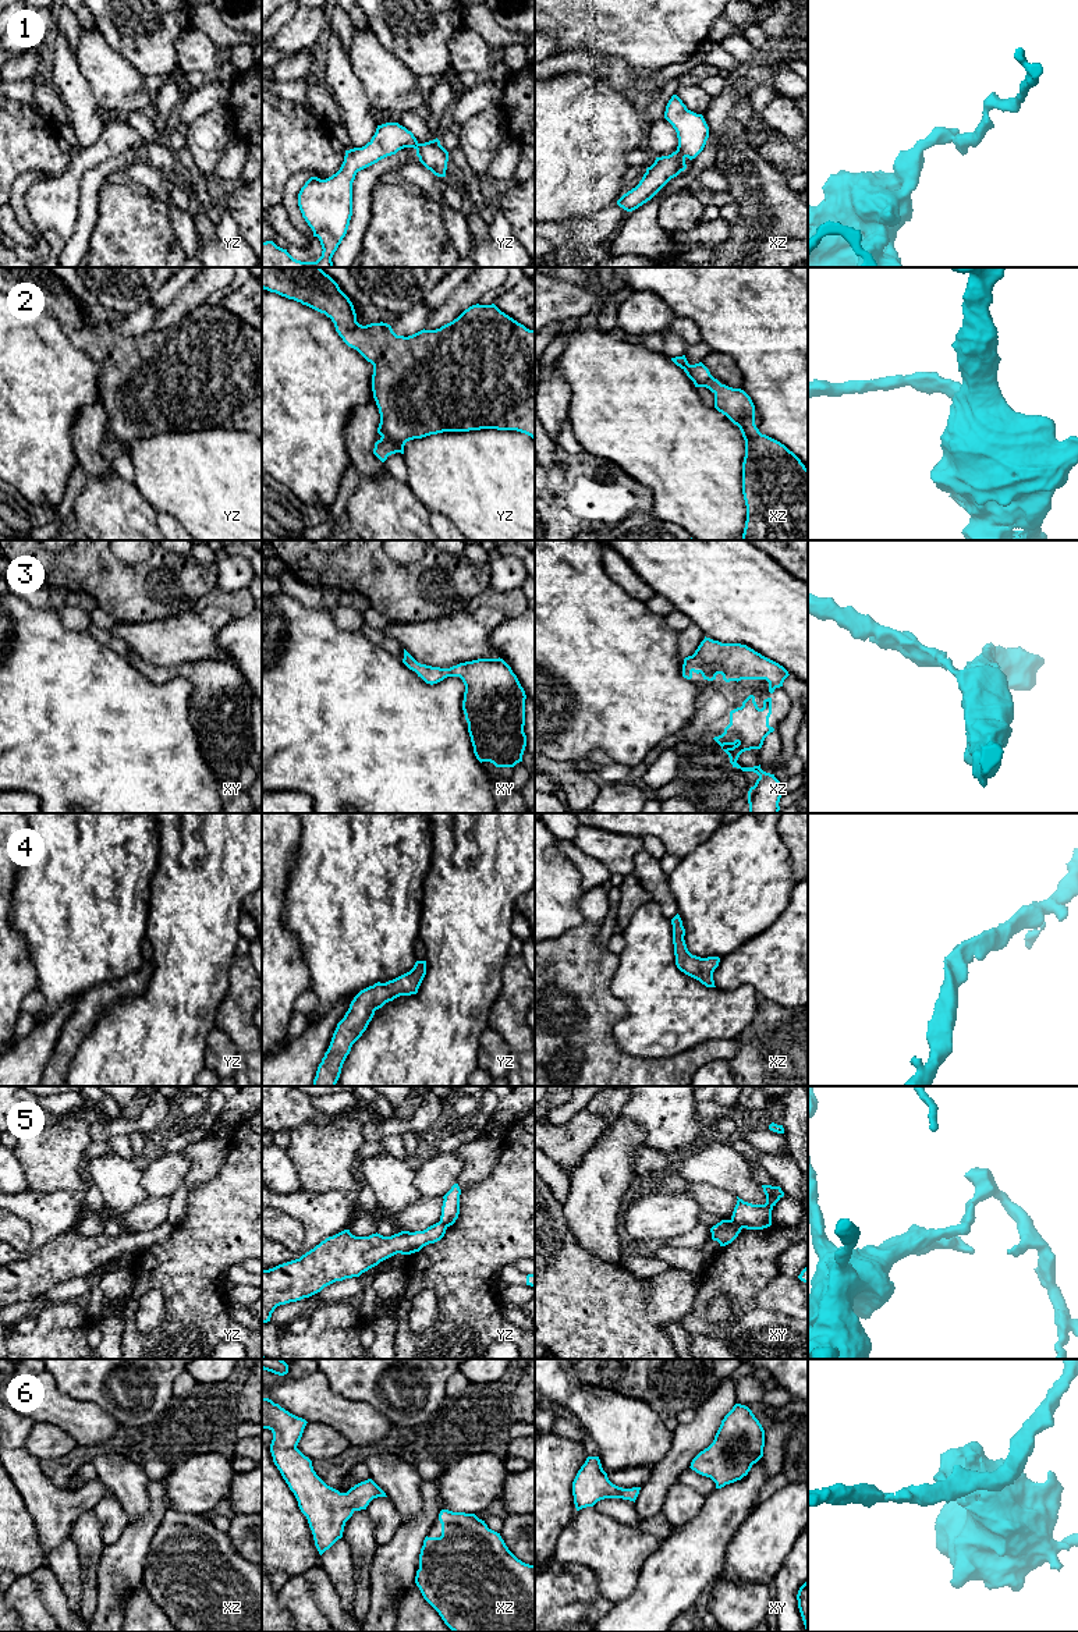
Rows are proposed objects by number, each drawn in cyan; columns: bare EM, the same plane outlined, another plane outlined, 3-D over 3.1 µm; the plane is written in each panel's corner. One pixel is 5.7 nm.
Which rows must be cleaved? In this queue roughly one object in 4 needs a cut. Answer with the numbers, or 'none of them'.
1, 5

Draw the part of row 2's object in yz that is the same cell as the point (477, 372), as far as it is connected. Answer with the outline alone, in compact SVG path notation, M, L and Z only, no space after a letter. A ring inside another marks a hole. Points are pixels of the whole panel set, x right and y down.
M262 267L262 288L325 313L343 341L373 365L372 391L380 414L377 433L382 436L375 443L373 454L382 462L391 454L404 454L407 441L443 432L517 430L535 439L535 330L526 329L494 304L472 305L440 329L423 329L404 337L383 322L359 324L350 298L320 267Z

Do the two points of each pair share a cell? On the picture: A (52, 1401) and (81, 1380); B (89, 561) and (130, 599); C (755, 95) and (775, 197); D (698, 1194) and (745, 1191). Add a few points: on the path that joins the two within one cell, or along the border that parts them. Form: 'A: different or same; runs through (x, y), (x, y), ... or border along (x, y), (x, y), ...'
A: different; border along (49, 1373), (61, 1391), (95, 1405)
B: same; runs through (98, 573), (119, 588)
C: different; border along (755, 148), (770, 165), (783, 173)
D: different; border along (699, 1182), (723, 1188), (736, 1196)

